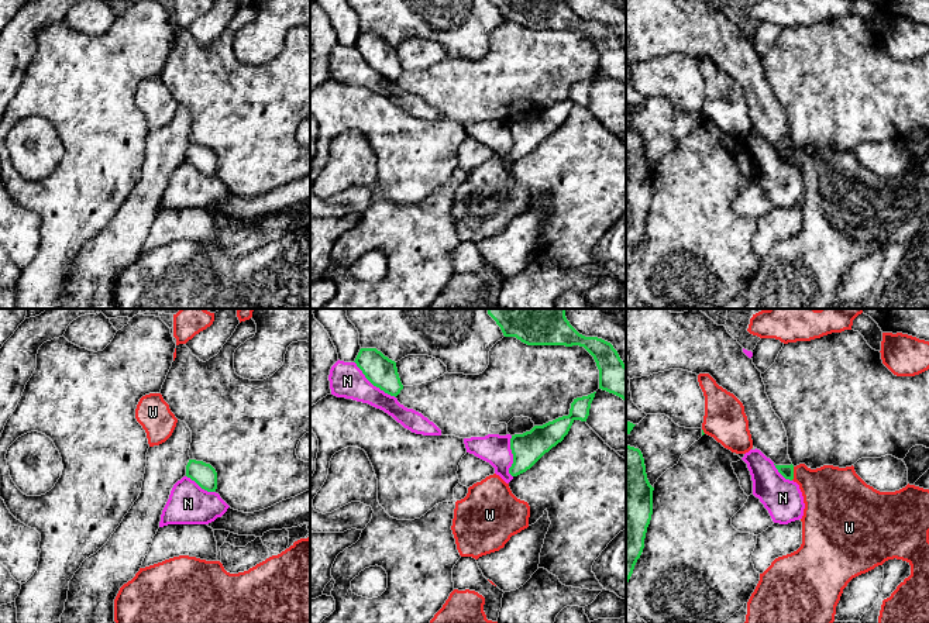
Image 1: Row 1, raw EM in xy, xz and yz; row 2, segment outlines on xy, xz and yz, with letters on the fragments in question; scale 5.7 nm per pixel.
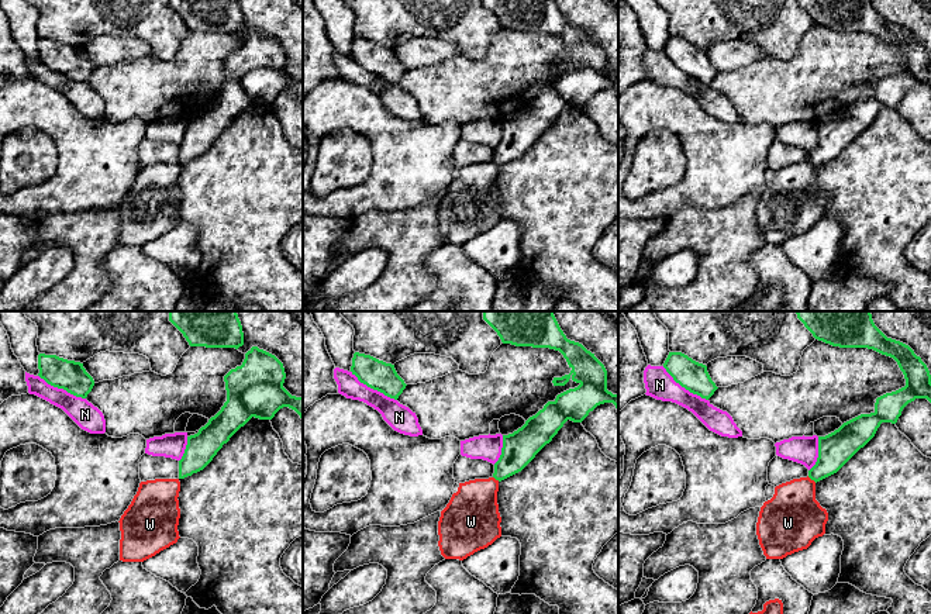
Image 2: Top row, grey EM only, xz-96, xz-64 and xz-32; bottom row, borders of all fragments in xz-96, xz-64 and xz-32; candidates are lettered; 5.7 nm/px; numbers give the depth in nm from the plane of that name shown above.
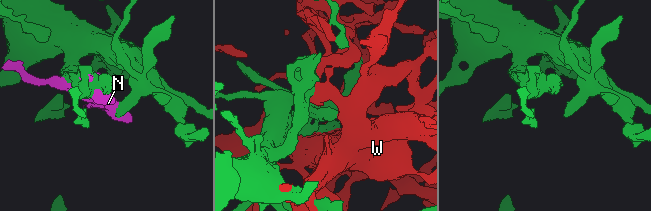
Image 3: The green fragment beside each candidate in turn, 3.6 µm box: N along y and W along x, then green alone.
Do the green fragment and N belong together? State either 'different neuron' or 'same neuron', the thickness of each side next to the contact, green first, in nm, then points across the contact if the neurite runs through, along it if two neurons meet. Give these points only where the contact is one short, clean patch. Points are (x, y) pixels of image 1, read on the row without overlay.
different neuron | 170/190 nm

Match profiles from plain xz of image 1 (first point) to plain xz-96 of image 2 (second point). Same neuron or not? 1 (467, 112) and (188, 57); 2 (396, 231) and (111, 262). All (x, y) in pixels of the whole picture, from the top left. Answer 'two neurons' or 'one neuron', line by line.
1: one neuron
2: two neurons

